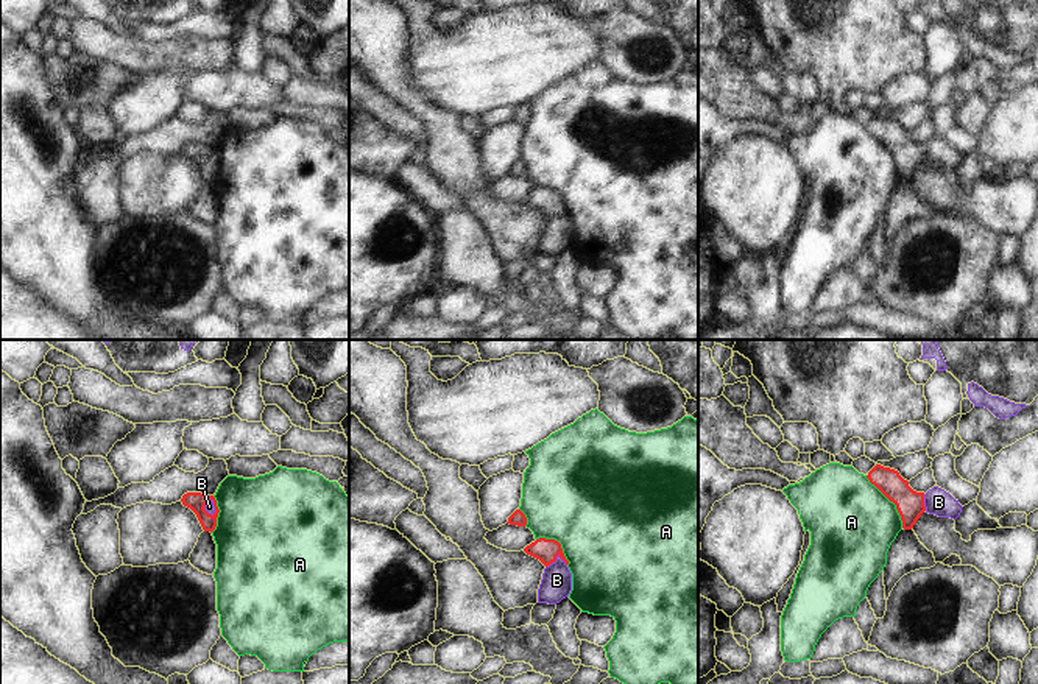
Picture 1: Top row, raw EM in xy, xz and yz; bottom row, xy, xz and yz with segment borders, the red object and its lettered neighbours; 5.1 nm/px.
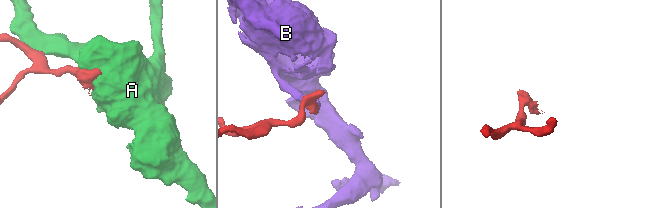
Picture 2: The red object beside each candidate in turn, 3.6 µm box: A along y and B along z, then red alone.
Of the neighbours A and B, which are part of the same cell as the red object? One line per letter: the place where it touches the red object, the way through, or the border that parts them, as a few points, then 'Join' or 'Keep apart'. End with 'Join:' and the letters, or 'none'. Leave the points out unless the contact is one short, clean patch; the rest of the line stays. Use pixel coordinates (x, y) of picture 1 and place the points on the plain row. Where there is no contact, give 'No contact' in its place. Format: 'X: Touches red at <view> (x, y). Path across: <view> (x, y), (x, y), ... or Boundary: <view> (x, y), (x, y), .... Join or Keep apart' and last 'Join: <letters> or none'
A: Touches red at yz (890, 151). Keep apart
B: Touches red at xz (555, 211). Path across: xz (546, 201), (555, 211), (557, 231). Join
Join: B

